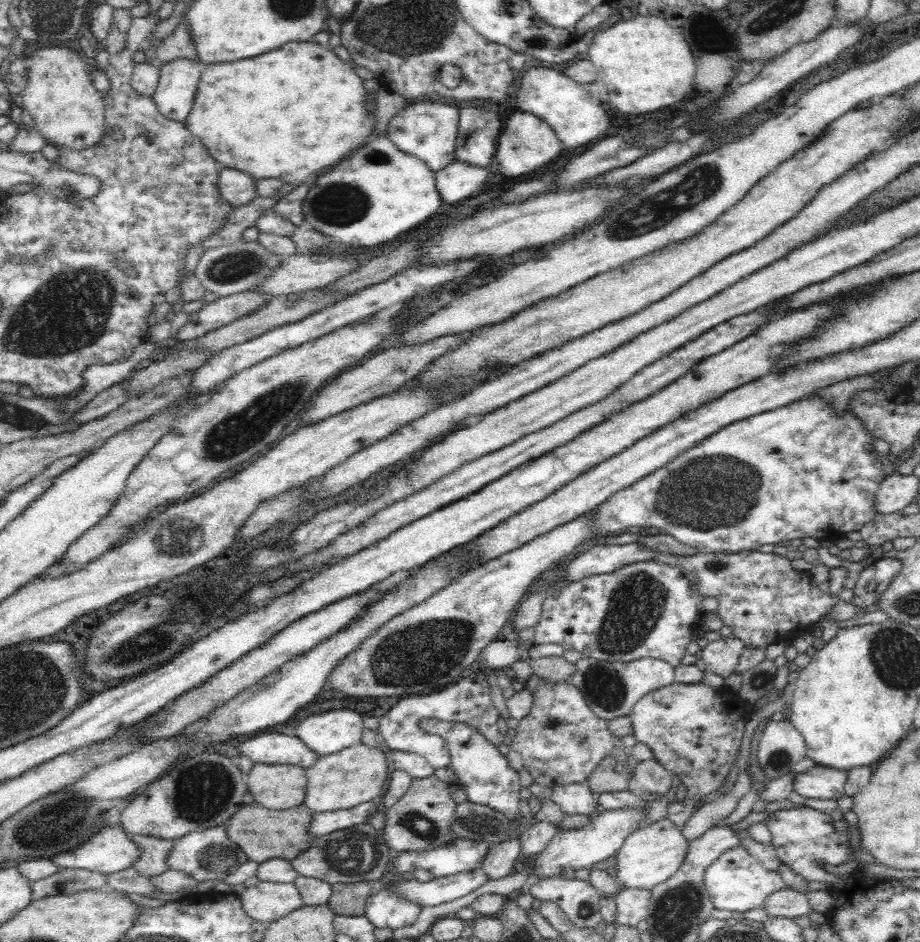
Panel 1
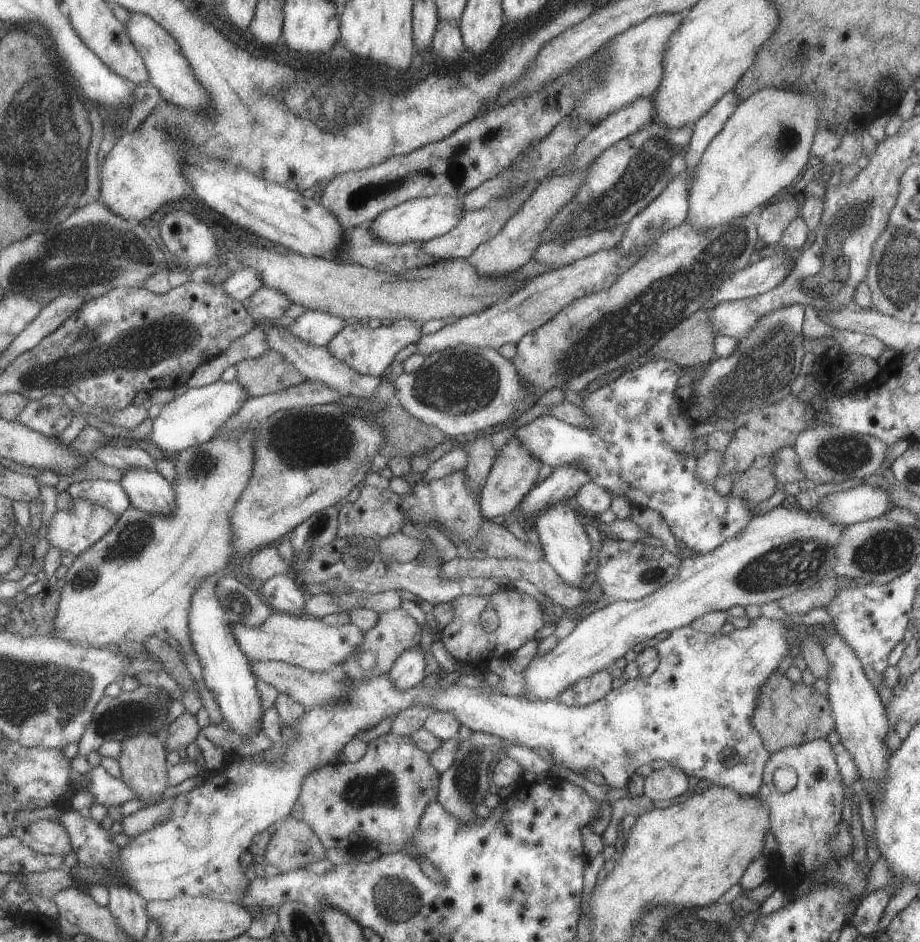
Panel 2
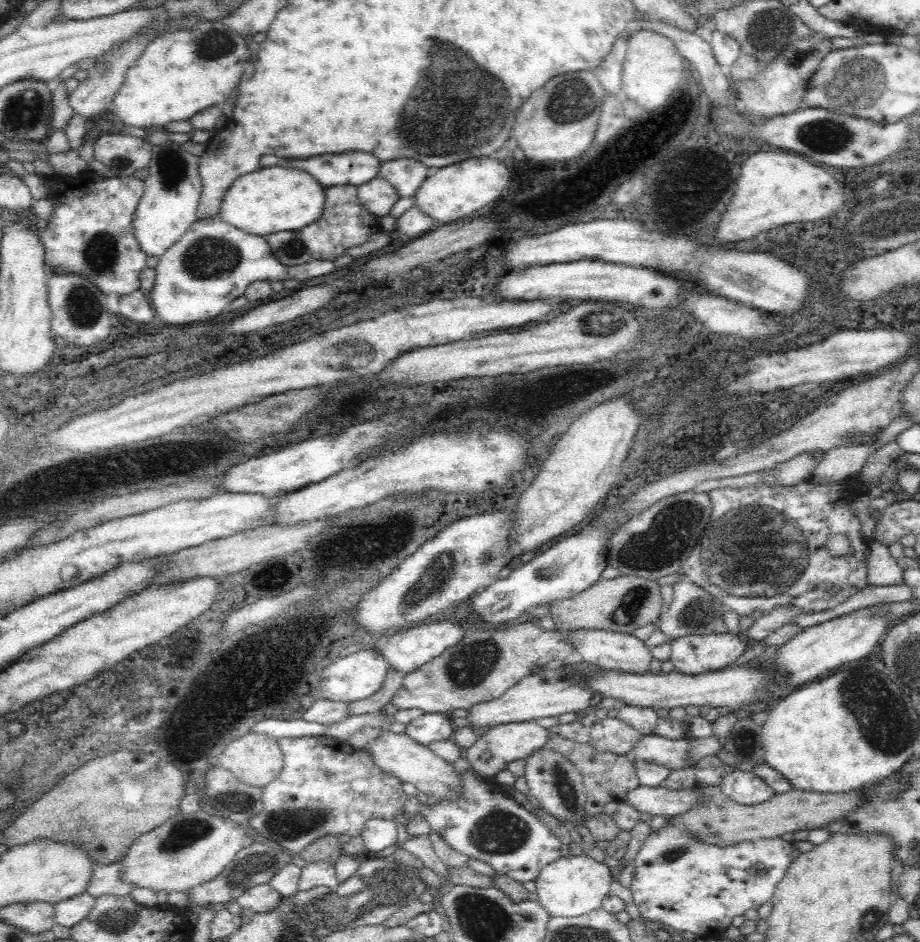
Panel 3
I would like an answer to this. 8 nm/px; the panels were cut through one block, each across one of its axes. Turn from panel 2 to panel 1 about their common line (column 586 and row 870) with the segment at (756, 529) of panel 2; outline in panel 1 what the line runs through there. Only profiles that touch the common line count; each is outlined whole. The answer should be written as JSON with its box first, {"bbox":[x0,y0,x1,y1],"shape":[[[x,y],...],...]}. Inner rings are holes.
{"bbox":[615,818,688,890],"shape":[[[668,818],[654,822],[646,828],[642,827],[623,842],[622,848],[615,854],[615,874],[617,884],[626,888],[641,888],[651,890],[655,884],[670,878],[682,864],[688,841],[684,839],[680,828]]]}

